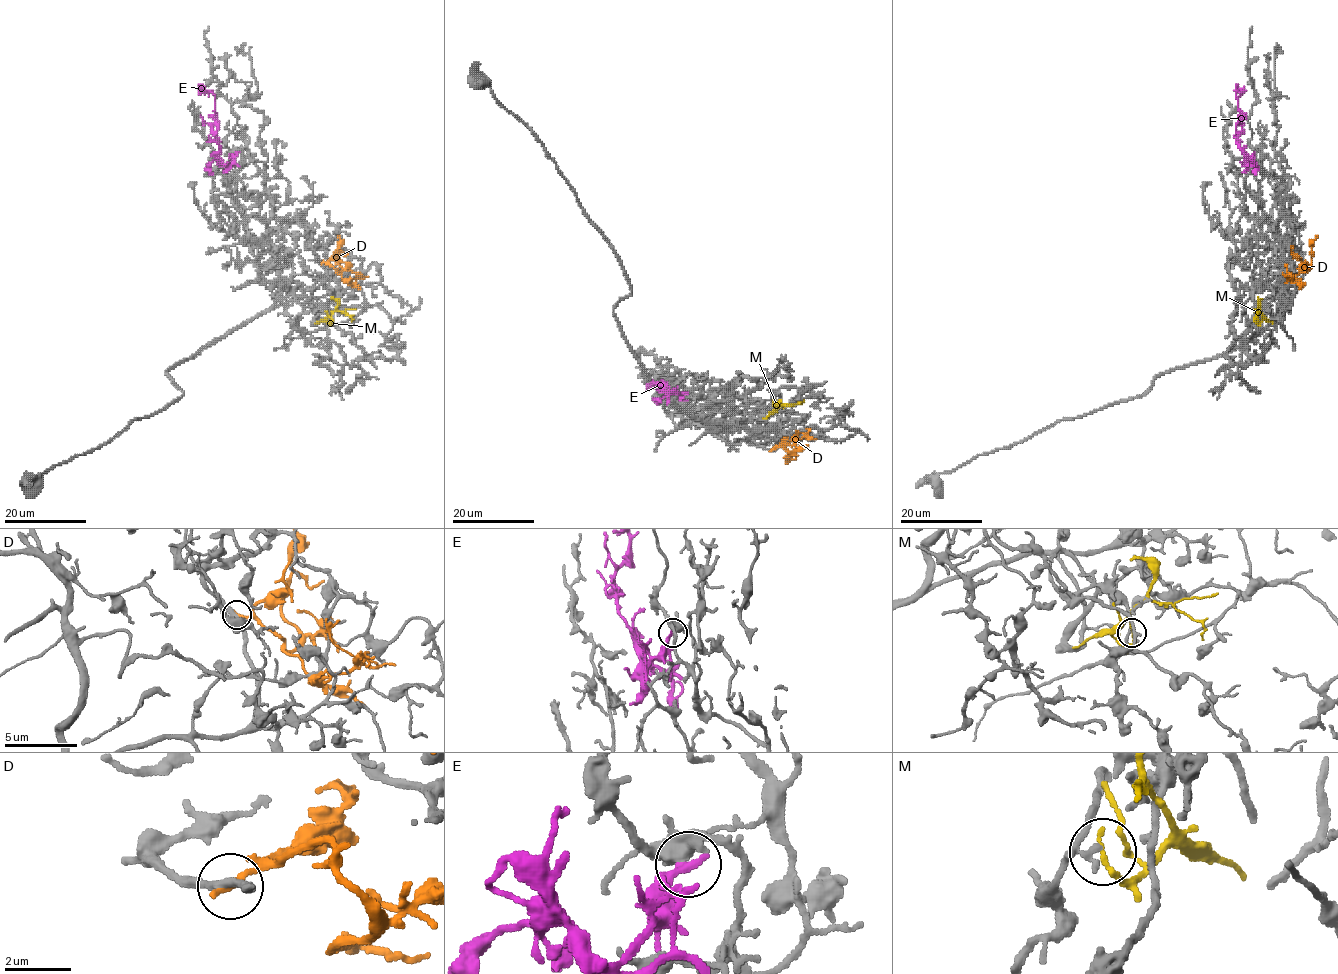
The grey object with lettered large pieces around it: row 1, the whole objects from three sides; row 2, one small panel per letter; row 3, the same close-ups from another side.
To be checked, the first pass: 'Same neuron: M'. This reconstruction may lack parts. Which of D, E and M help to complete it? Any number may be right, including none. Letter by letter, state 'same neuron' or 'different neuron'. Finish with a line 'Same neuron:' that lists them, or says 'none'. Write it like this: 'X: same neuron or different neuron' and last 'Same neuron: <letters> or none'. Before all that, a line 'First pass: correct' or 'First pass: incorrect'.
First pass: incorrect
D: different neuron
E: same neuron
M: different neuron
Same neuron: E

